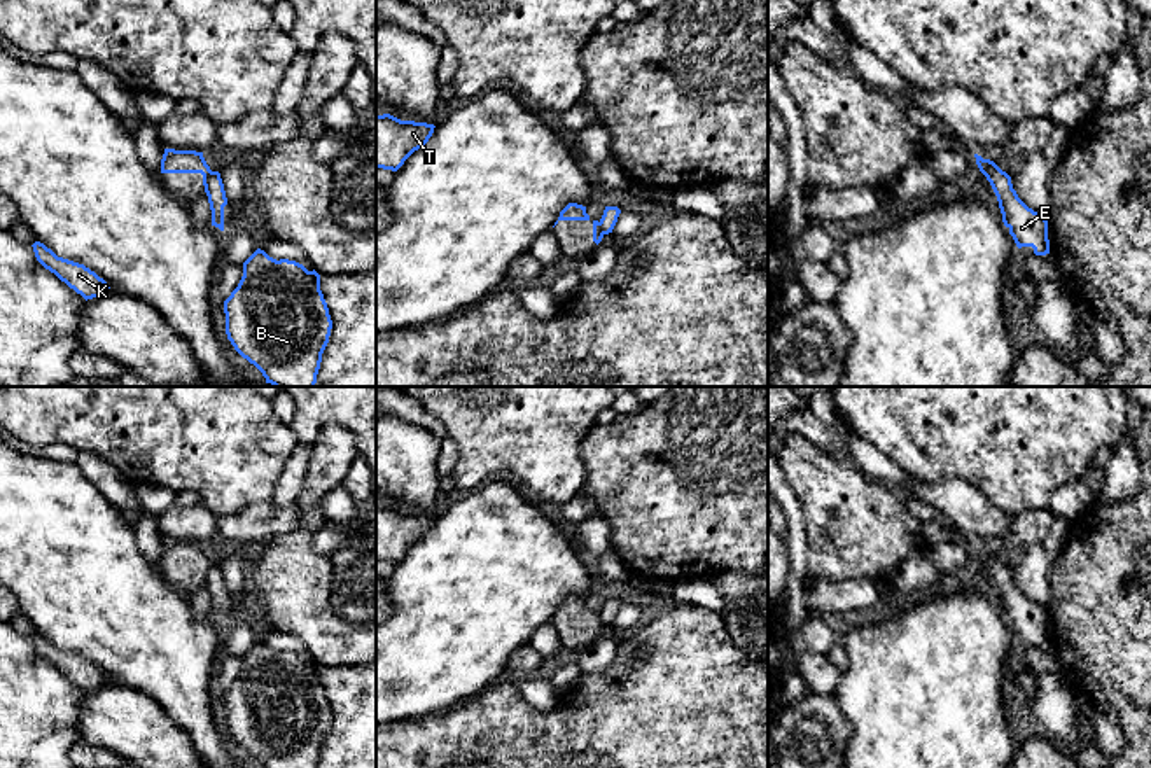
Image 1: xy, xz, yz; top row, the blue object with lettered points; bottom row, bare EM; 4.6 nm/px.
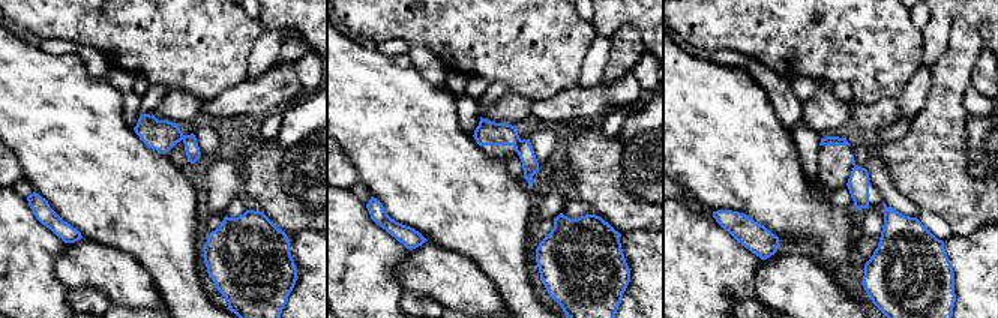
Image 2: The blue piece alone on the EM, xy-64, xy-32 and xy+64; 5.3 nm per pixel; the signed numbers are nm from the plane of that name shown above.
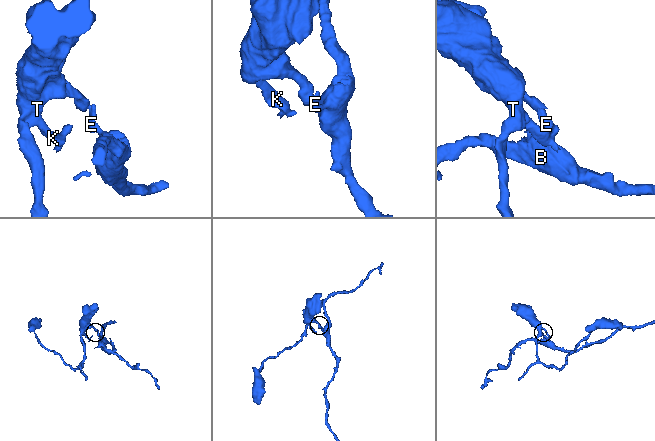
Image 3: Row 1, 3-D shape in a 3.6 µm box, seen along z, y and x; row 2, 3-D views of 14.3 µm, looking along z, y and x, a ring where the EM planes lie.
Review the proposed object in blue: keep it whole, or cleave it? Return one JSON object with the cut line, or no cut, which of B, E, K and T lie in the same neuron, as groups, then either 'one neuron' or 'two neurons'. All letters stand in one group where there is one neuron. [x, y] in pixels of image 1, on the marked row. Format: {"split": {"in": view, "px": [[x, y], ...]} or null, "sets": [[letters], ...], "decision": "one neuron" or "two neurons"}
{"split": {"in": "xy", "px": [[212, 172], [205, 188]]}, "sets": [["B", "E"], ["K", "T"]], "decision": "two neurons"}

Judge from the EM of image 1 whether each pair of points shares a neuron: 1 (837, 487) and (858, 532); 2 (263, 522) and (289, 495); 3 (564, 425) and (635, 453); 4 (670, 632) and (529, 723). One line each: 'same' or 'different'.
1: same
2: different
3: different
4: same

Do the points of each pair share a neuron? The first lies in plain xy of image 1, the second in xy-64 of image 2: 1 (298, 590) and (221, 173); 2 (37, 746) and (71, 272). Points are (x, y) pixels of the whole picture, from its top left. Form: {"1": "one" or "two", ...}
{"1": "two", "2": "two"}

